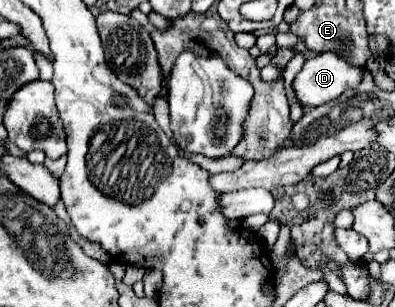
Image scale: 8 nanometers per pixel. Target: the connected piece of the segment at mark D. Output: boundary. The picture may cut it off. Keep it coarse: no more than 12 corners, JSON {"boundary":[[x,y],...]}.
{"boundary":[[332,53],[306,59],[292,81],[302,107],[356,87],[362,67]]}

